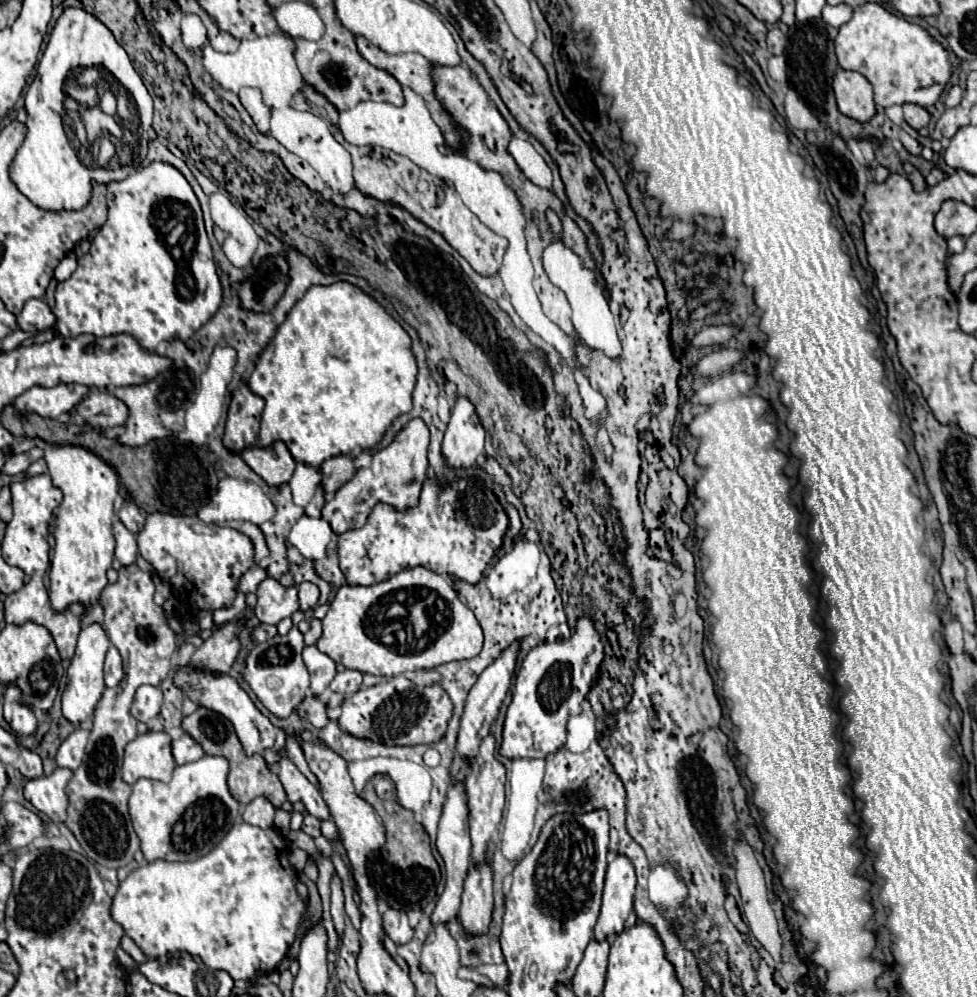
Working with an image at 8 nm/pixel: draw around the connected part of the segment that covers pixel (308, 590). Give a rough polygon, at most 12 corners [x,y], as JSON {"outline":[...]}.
{"outline":[[303,582],[299,586],[301,612],[315,608],[319,588]]}

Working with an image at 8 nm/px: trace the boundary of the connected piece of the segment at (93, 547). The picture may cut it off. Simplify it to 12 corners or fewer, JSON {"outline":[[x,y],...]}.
{"outline":[[87,448],[45,450],[63,502],[51,608],[89,608],[109,584],[117,474]]}

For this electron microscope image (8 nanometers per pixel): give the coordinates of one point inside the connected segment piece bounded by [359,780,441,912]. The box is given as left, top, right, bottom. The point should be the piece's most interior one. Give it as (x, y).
(406, 856)

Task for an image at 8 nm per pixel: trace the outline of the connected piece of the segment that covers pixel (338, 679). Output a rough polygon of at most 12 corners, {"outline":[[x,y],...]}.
{"outline":[[345,670],[331,682],[331,690],[353,694],[361,688],[361,672]]}

